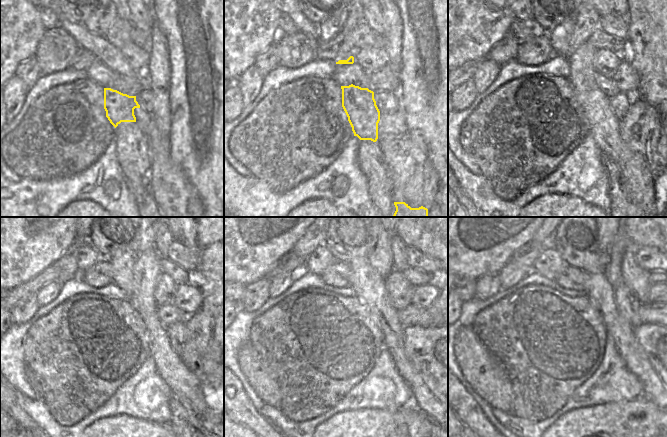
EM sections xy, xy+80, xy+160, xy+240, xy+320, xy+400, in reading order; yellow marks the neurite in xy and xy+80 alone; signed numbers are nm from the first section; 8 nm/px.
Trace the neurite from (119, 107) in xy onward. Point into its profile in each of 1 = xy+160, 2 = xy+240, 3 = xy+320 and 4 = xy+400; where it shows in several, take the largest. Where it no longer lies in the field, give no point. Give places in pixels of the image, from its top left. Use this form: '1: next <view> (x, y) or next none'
1: next xy+160 (604, 126)
2: next xy+240 (187, 387)
3: next xy+320 (379, 256)
4: next xy+400 (606, 237)

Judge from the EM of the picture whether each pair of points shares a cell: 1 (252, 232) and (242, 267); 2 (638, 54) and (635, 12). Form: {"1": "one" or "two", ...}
{"1": "one", "2": "one"}

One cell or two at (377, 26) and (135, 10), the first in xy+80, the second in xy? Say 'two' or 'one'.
one

